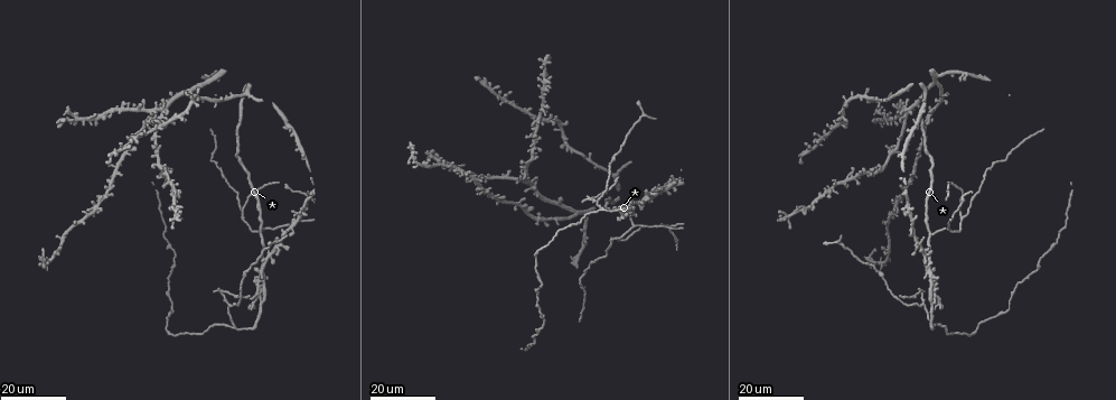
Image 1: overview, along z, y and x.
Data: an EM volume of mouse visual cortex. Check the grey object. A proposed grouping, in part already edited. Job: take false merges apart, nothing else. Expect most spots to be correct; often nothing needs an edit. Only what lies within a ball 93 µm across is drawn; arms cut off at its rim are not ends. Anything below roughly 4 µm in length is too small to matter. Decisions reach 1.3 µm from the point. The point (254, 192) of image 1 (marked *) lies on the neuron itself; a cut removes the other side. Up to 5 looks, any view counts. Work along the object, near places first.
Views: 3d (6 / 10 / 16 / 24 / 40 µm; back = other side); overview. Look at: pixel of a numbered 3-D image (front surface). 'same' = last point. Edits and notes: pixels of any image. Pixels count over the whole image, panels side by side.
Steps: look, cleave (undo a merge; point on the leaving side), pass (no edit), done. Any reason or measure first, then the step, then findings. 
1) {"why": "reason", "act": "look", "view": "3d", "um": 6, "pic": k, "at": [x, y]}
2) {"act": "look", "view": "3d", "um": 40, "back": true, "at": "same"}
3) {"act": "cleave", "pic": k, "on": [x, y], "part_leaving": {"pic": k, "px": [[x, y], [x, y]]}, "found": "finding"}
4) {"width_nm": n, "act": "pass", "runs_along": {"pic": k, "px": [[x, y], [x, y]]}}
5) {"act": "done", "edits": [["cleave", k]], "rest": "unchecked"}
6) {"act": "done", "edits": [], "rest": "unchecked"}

{"why": "a fork", "act": "look", "view": "3d", "um": 16, "pic": 1, "at": [612, 242]}

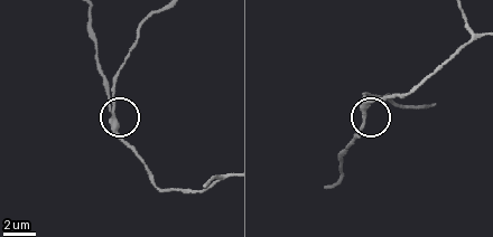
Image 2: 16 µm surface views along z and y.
{"act": "look", "view": "3d", "um": 10, "pic": 2, "at": [112, 122]}

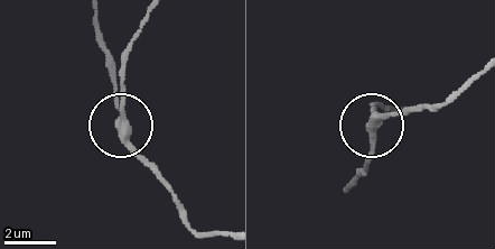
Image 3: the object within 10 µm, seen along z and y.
{"arms": 3, "act": "pass", "runs_along": {"pic": 3, "px": [[204, 232], [124, 131], [120, 56]]}, "found": "all the same neuron"}

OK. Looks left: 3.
{"why": "a fork", "act": "look", "view": "3d", "um": 16, "pic": 1, "at": [923, 302]}

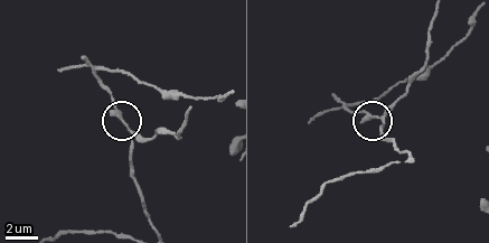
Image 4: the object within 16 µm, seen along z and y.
{"why": "zoom in", "act": "look", "view": "3d", "um": 10, "pic": 4, "at": [129, 128]}

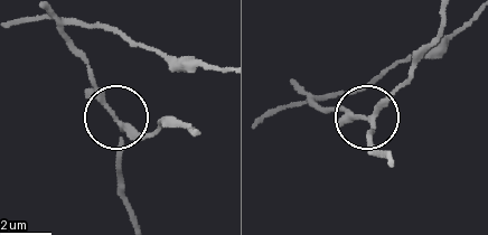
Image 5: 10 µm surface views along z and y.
{"side_arm_um": 17, "act": "pass", "runs_along": {"pic": 5, "px": [[131, 218], [119, 167], [116, 115], [69, 47]]}, "found": "all the same neuron"}

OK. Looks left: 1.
{"act": "done", "edits": [], "rest": "unchecked"}

